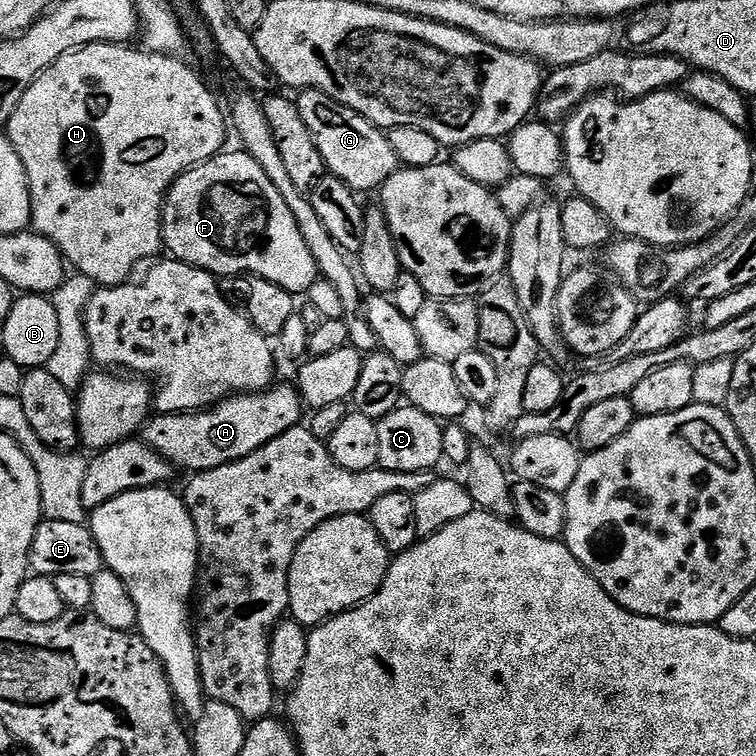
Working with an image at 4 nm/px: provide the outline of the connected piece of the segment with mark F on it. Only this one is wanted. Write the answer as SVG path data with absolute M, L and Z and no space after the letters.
M221 151L211 160L189 168L172 183L164 199L163 247L167 251L169 248L175 259L198 266L217 278L257 276L266 282L274 282L274 286L282 286L287 292L307 293L309 286L318 279L317 266L289 206L250 153L228 151Z

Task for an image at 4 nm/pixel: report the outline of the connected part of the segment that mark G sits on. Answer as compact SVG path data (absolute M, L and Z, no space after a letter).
M317 88L303 89L295 97L295 102L298 106L298 114L302 114L302 122L306 122L306 130L310 130L316 143L316 149L322 154L325 169L341 180L343 184L348 185L353 192L363 194L363 192L373 191L372 193L375 193L383 188L384 184L398 170L398 161L387 135L368 121L365 116L359 116L354 110L350 110L350 106L342 106L342 102L330 98L330 94L319 92Z

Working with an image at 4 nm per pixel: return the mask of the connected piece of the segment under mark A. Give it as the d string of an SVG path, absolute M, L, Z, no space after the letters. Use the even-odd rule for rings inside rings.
M276 382L263 392L233 394L207 410L149 415L144 422L142 439L177 469L185 468L188 474L195 474L246 458L246 454L266 446L266 442L274 442L278 434L286 434L286 430L301 423L300 408L299 387L295 383Z

